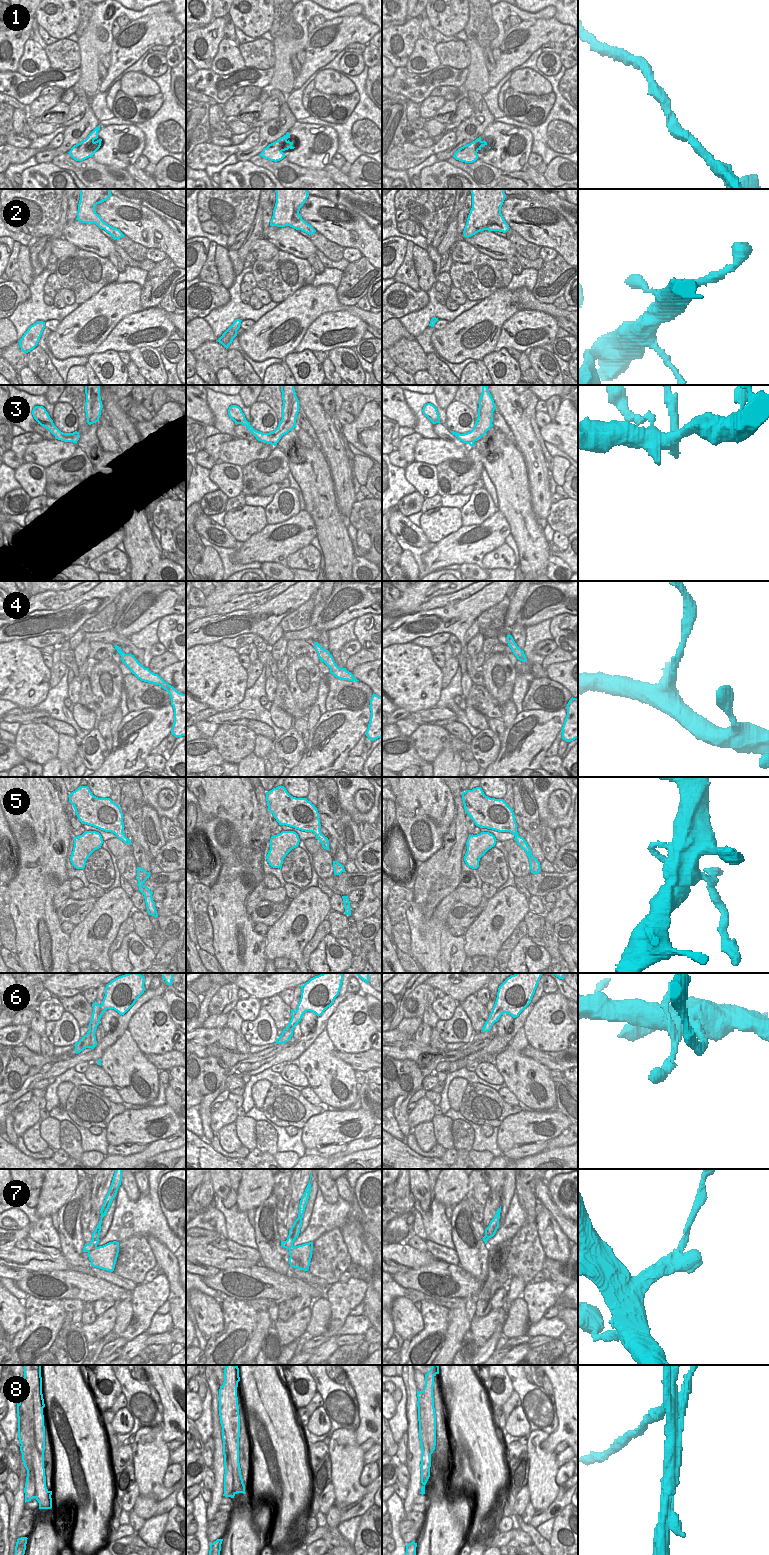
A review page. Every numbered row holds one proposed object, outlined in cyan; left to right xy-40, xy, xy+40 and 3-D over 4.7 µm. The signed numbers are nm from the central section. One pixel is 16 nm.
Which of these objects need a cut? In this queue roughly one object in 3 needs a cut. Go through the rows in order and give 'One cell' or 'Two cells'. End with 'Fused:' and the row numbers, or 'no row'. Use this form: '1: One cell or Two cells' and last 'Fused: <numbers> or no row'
1: One cell
2: One cell
3: One cell
4: Two cells
5: Two cells
6: Two cells
7: Two cells
8: Two cells
Fused: 4, 5, 6, 7, 8

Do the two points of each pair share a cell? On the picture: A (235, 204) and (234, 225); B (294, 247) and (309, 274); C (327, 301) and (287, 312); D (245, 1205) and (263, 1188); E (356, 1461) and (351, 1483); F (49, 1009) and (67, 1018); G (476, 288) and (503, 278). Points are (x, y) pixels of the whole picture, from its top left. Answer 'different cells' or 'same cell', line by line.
A: same cell
B: different cells
C: same cell
D: same cell
E: same cell
F: different cells
G: same cell

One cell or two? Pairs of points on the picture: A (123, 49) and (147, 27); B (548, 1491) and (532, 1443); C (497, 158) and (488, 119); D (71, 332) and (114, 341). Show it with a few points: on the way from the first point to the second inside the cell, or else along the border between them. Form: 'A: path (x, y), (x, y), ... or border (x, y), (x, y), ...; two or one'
A: path (130, 47), (137, 43), (144, 34); one
B: path (542, 1479), (542, 1464), (537, 1455); one
C: border (493, 121), (479, 136); two
D: border (120, 321), (92, 353); two

